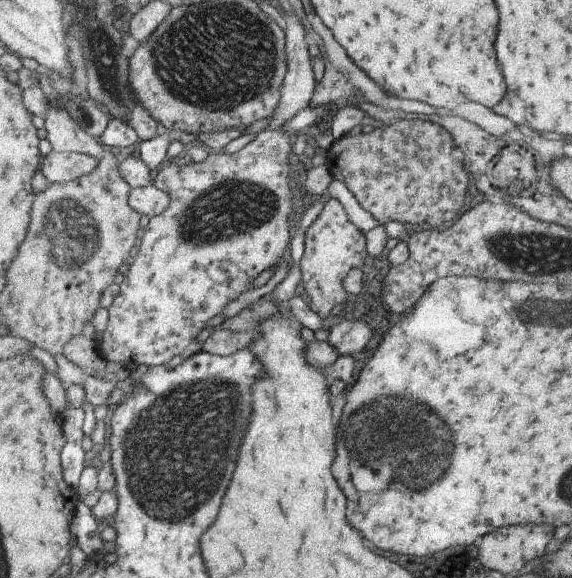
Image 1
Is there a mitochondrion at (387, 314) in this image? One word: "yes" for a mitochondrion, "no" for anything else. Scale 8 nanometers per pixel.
no

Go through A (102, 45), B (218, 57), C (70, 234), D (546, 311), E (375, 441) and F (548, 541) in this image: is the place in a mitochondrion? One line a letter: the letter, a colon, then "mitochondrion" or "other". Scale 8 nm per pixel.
A: mitochondrion
B: mitochondrion
C: mitochondrion
D: mitochondrion
E: mitochondrion
F: other

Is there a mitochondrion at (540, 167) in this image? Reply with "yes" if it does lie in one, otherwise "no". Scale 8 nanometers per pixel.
no

